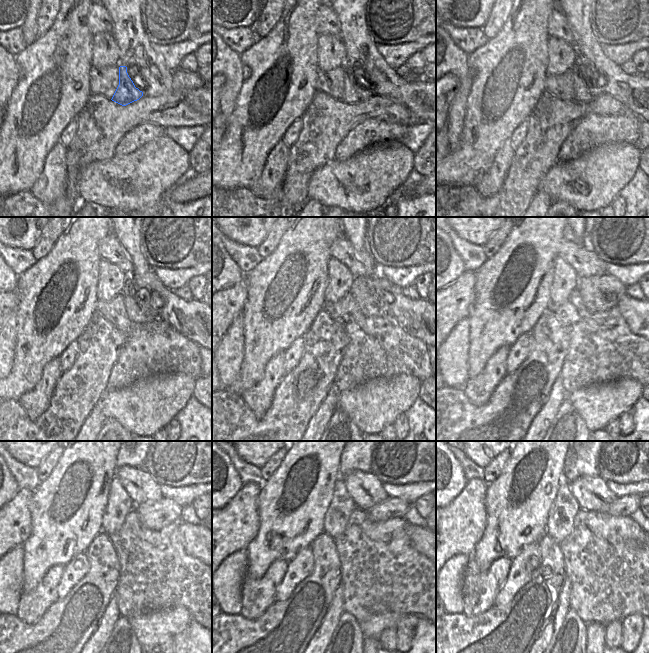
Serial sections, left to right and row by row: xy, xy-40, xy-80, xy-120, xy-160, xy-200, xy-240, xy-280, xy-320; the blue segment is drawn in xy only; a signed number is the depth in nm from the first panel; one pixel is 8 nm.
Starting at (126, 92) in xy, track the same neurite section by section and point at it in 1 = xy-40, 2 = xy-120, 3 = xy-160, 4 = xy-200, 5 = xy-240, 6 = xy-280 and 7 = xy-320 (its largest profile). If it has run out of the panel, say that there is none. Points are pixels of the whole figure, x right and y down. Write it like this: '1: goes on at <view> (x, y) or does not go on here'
1: goes on at xy-40 (349, 97)
2: goes on at xy-120 (129, 290)
3: goes on at xy-160 (374, 295)
4: goes on at xy-200 (599, 293)
5: goes on at xy-240 (156, 515)
6: goes on at xy-280 (390, 508)
7: goes on at xy-320 (624, 506)

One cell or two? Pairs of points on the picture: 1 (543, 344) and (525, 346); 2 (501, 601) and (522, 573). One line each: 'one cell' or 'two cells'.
1: two cells
2: one cell

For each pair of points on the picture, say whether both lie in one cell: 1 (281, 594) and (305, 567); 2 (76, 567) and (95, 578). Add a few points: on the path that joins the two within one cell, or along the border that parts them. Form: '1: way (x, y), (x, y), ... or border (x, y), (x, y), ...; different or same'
1: way (286, 587), (298, 574); same
2: border (84, 552), (88, 561), (88, 571), (70, 589); different

